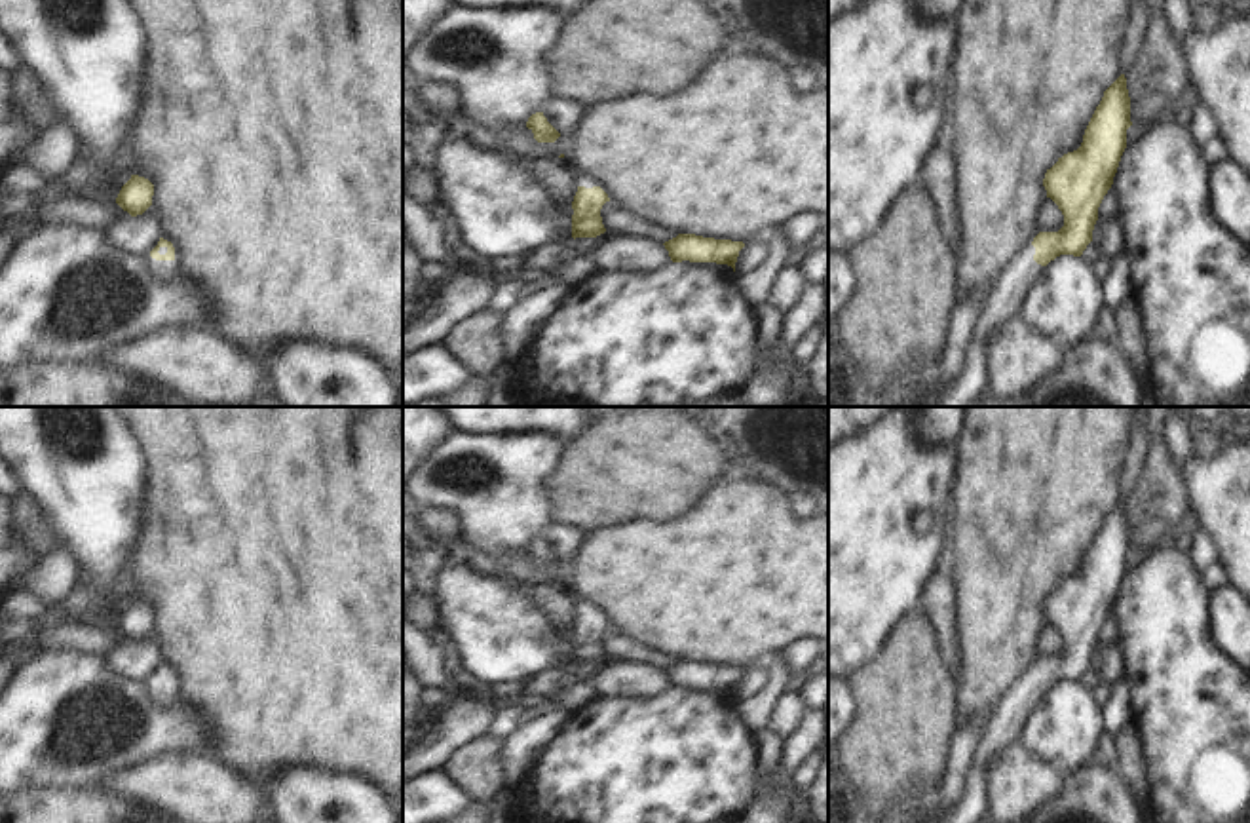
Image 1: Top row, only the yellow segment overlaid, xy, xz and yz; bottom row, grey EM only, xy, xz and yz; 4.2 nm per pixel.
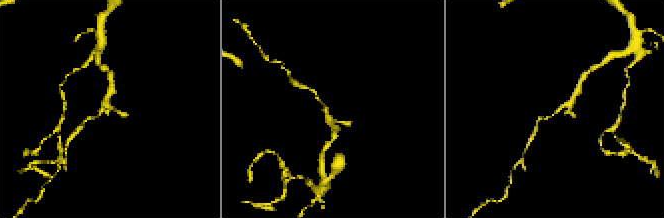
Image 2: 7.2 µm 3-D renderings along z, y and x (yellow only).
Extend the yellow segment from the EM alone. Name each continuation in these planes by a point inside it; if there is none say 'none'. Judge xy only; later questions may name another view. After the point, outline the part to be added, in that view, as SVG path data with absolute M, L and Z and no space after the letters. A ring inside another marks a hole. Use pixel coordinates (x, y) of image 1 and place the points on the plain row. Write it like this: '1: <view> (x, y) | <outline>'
1: xy (162, 696) | M150 680L146 682L148 696L156 707L167 707L173 699L179 698L175 686L156 686Z

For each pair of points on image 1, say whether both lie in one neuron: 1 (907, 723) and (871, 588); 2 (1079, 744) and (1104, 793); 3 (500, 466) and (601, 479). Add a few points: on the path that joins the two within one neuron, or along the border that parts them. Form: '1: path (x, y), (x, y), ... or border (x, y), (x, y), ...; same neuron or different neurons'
1: border (912, 609), (895, 626), (891, 637), (852, 671); different neurons
2: border (1093, 761), (1066, 780); different neurons
3: border (567, 441), (559, 468), (549, 483), (551, 519); different neurons

